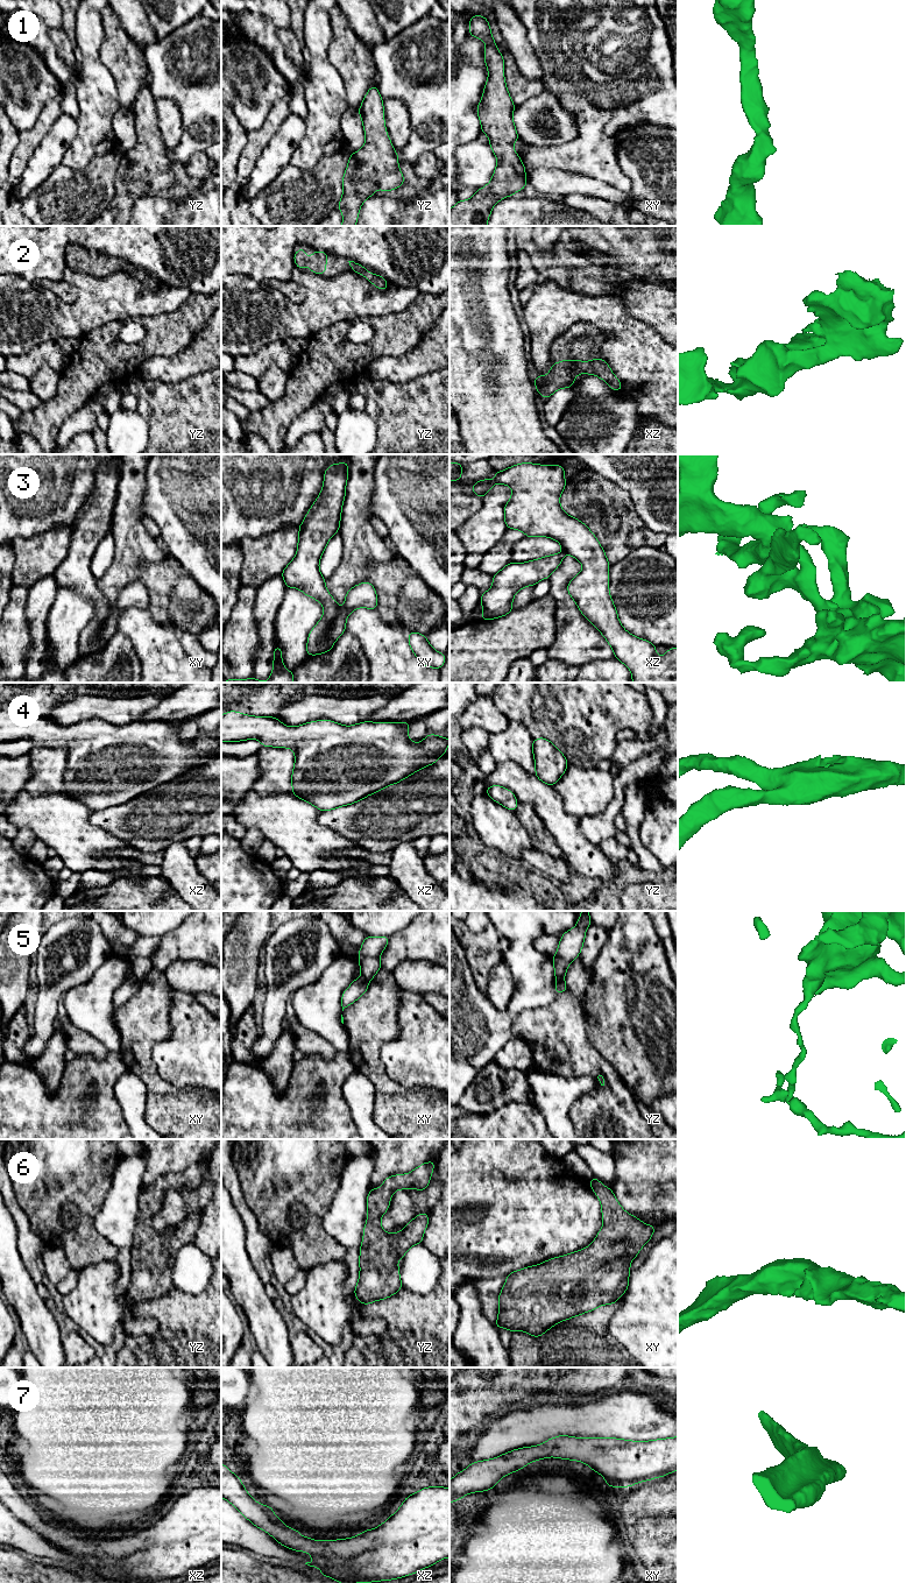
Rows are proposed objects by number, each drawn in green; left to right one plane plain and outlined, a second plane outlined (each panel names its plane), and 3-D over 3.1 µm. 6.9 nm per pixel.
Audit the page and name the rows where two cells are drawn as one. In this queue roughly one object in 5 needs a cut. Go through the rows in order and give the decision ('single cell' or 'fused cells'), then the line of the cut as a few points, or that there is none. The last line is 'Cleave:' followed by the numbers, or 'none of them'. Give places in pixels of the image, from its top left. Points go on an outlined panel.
1: single cell | no cut
2: single cell | no cut
3: single cell | no cut
4: single cell | no cut
5: fused cells | yz (563, 979), (557, 981)
6: single cell | no cut
7: single cell | no cut
Cleave: 5

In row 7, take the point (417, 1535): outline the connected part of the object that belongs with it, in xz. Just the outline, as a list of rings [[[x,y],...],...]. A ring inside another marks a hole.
[[[221,1463],[221,1497],[229,1501],[254,1526],[269,1533],[278,1543],[292,1550],[309,1553],[313,1561],[305,1564],[319,1568],[321,1577],[327,1576],[340,1583],[369,1583],[397,1580],[419,1573],[424,1568],[432,1567],[438,1561],[450,1557],[450,1487],[430,1486],[420,1489],[417,1493],[406,1497],[401,1507],[388,1520],[376,1528],[362,1531],[360,1535],[348,1539],[314,1541],[312,1538],[300,1535],[297,1529],[286,1527],[275,1515],[271,1506],[256,1503],[248,1494],[241,1482],[240,1477],[235,1476]]]

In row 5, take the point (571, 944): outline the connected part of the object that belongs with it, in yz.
[[[582,911],[576,926],[562,933],[557,954],[552,957],[557,981],[564,980],[569,963],[580,955],[583,947],[586,930],[590,924],[593,923],[588,911]]]

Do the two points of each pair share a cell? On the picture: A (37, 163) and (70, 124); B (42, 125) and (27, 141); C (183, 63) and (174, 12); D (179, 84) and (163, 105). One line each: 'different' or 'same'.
A: same
B: same
C: different
D: different

